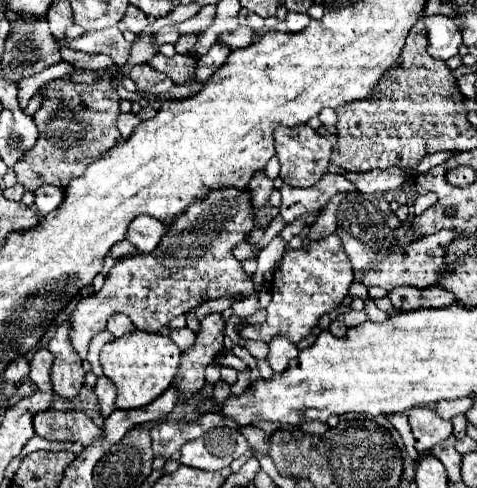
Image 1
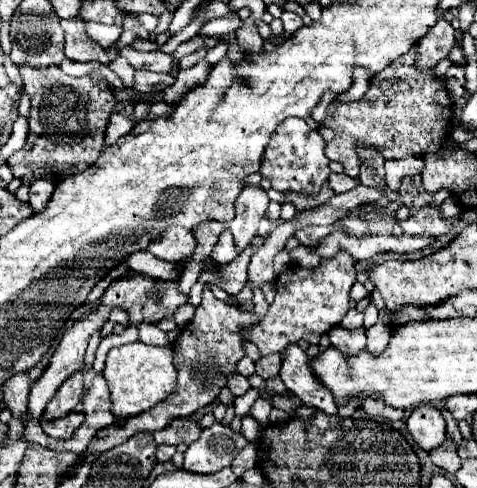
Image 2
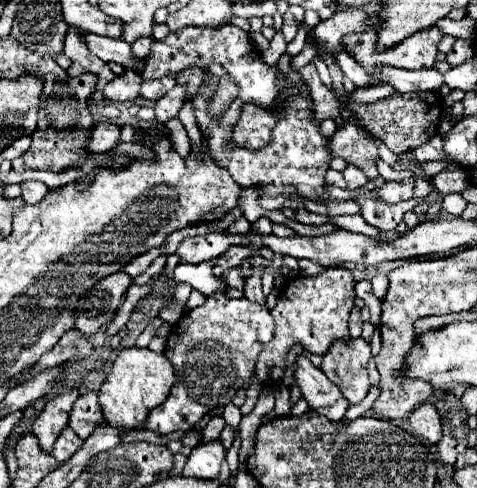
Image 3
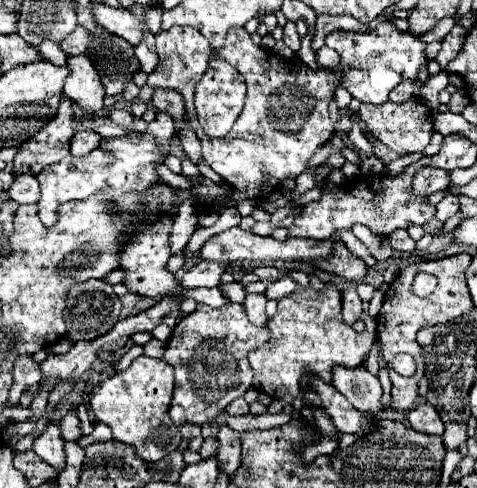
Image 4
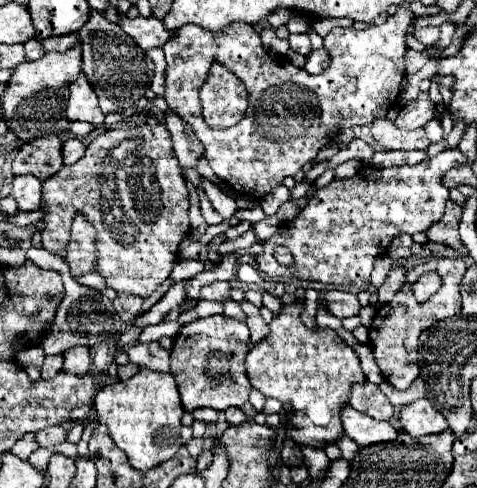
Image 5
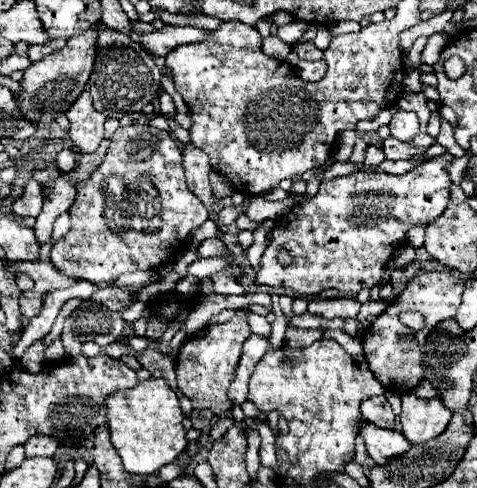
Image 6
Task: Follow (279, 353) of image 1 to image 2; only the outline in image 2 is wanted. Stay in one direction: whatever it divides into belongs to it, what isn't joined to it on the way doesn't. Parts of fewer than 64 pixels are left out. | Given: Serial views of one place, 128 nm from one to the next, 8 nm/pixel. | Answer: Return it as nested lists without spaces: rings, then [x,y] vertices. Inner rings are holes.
[[[290,344],[286,348],[286,356],[280,368],[280,378],[288,386],[288,390],[296,394],[306,406],[314,406],[330,416],[338,412],[332,392],[328,392],[328,388],[324,388],[320,380],[312,376],[310,358],[296,344]]]

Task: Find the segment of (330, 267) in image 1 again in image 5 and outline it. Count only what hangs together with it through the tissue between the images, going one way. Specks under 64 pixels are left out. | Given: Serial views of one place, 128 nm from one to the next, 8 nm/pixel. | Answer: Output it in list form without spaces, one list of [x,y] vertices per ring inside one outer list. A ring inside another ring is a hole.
[[[292,302],[284,308],[278,308],[278,316],[270,322],[270,336],[264,338],[256,348],[252,348],[246,356],[246,372],[250,386],[254,390],[260,390],[266,398],[276,398],[282,404],[290,404],[292,408],[292,432],[290,438],[298,446],[312,446],[312,448],[324,448],[328,444],[336,444],[342,434],[342,420],[340,420],[340,410],[348,404],[348,396],[352,390],[352,384],[364,384],[366,376],[362,374],[360,360],[356,352],[330,328],[320,328],[318,332],[306,328],[300,320],[304,304],[302,302]]]

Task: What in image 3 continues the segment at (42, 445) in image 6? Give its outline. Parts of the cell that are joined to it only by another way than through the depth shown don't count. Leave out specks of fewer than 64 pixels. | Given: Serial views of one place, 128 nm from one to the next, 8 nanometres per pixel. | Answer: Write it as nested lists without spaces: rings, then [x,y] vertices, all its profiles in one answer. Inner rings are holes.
[[[88,392],[76,400],[68,426],[80,436],[80,440],[86,440],[94,432],[98,422],[102,422],[102,420],[104,420],[104,416],[98,406],[98,394]]]

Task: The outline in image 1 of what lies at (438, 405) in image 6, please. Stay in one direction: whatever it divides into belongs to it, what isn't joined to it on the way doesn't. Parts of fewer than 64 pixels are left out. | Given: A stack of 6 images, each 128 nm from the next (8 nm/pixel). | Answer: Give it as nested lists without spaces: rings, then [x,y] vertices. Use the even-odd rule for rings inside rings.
[[[420,406],[420,408],[412,408],[408,412],[408,420],[410,420],[410,428],[414,434],[414,448],[420,454],[426,454],[434,444],[446,440],[448,436],[452,436],[452,422],[442,420],[432,408],[428,406]]]

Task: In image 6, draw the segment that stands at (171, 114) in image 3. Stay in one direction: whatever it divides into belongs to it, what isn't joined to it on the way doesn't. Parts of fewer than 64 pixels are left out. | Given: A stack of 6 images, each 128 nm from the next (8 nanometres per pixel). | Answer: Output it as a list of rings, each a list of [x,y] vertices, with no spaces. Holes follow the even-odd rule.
[[[142,124],[116,130],[106,160],[94,174],[90,174],[90,178],[78,182],[78,196],[68,212],[72,216],[72,228],[60,242],[54,244],[52,264],[68,278],[88,280],[100,288],[110,286],[110,282],[120,274],[156,270],[162,264],[172,262],[170,258],[188,242],[190,230],[210,218],[206,206],[188,190],[178,144],[168,132]]]

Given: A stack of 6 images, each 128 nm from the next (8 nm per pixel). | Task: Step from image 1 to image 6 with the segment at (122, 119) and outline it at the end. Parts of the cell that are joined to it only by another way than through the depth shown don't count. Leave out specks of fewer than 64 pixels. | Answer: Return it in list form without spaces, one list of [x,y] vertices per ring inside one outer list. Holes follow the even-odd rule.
[[[70,148],[60,150],[58,158],[56,158],[56,166],[60,168],[60,172],[70,172],[74,168],[74,150],[70,150]]]

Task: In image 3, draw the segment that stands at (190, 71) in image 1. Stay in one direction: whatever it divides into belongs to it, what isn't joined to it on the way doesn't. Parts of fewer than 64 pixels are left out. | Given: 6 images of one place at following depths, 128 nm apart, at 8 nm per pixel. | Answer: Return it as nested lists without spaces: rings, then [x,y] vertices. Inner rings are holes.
[[[80,32],[80,36],[84,36],[88,50],[94,52],[104,62],[118,62],[122,66],[136,68],[136,70],[144,68],[144,62],[138,62],[132,58],[132,50],[130,50],[130,44],[126,40],[106,38],[106,36],[98,36],[92,32]]]

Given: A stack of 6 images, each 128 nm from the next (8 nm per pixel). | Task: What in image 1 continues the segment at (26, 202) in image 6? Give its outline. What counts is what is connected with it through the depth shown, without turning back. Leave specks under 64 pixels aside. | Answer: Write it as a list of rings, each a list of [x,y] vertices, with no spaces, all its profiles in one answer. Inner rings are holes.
[[[44,184],[44,188],[38,188],[34,194],[36,194],[34,204],[42,216],[56,210],[60,206],[60,202],[64,200],[64,190],[56,188],[56,186],[48,186],[48,184]]]

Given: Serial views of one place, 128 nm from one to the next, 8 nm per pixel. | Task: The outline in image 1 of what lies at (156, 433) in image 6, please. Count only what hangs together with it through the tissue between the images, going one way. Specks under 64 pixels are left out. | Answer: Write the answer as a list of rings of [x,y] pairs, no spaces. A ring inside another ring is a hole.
[[[136,330],[134,334],[124,334],[122,338],[116,338],[108,342],[100,352],[100,364],[102,372],[112,384],[116,386],[116,408],[120,410],[134,410],[142,408],[150,402],[154,402],[160,394],[164,394],[178,372],[180,364],[180,350],[178,346],[168,338],[160,334],[148,334],[142,330]]]

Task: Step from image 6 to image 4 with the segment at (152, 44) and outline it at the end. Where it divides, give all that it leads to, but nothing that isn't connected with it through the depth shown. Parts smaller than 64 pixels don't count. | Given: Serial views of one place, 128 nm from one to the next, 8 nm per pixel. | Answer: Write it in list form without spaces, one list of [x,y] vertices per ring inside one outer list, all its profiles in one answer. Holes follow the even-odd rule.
[[[92,4],[92,14],[100,26],[128,40],[134,46],[144,40],[144,24],[140,24],[140,20],[136,20],[126,8],[110,8],[104,4]]]

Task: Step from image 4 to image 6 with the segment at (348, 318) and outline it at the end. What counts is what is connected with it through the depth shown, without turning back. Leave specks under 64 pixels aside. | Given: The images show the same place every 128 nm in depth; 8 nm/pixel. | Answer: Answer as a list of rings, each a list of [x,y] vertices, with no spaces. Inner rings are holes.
[[[338,298],[338,300],[310,300],[308,312],[316,316],[324,316],[326,320],[332,318],[356,318],[360,310],[360,302],[352,298]]]

